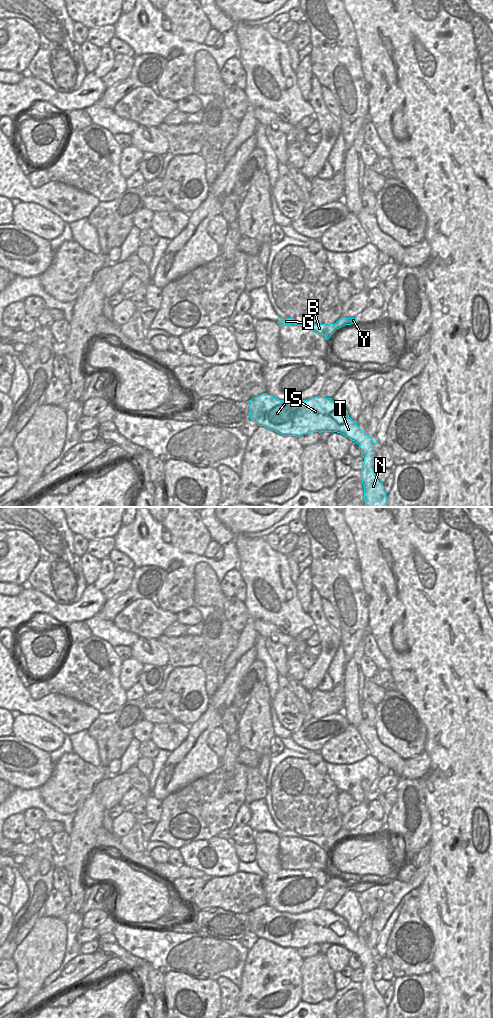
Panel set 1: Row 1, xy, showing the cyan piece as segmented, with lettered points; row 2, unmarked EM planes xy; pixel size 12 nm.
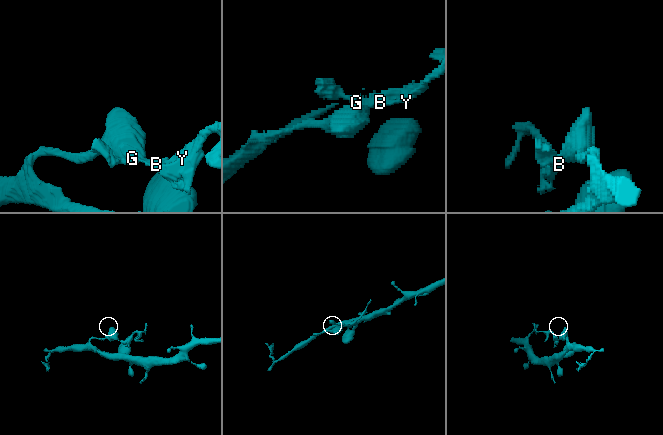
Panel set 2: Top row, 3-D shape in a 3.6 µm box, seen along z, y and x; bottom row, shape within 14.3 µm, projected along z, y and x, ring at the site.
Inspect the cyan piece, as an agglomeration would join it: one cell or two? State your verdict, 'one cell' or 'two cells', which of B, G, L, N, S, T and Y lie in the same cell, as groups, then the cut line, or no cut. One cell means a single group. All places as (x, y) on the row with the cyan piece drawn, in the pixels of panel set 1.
two cells; B Y / G L N S T; cut in xy along (298, 322), (301, 325)

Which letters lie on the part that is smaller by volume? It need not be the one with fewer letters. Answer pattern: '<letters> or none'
B, Y

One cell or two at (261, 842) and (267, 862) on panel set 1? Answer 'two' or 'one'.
one

